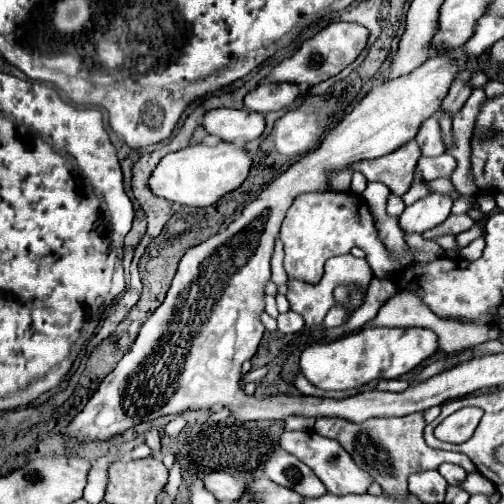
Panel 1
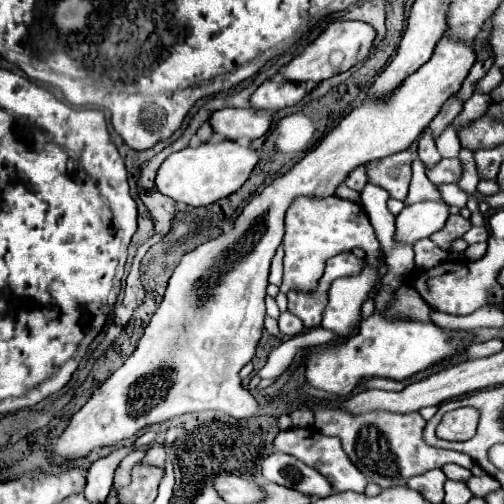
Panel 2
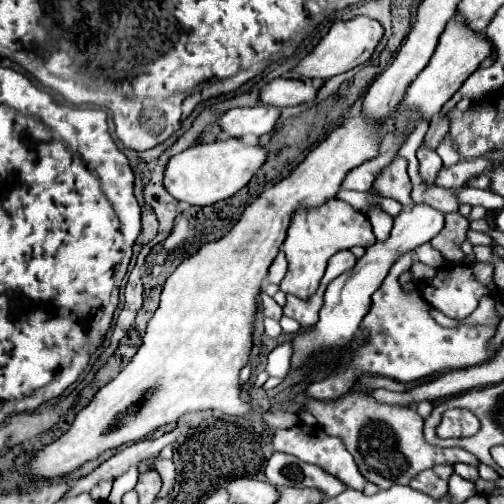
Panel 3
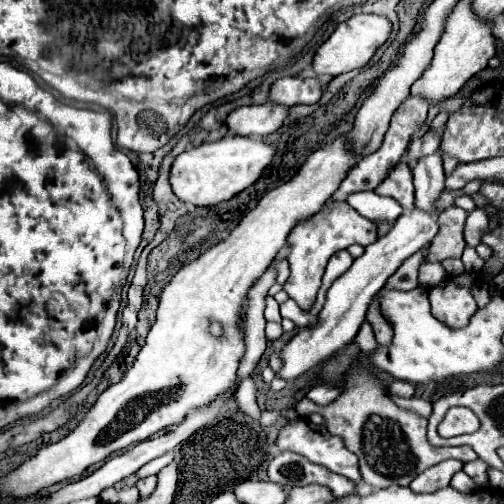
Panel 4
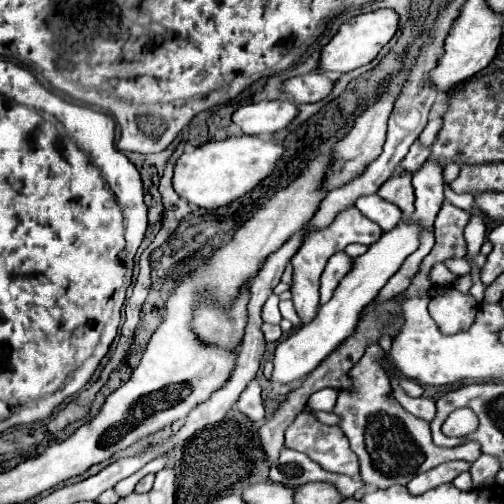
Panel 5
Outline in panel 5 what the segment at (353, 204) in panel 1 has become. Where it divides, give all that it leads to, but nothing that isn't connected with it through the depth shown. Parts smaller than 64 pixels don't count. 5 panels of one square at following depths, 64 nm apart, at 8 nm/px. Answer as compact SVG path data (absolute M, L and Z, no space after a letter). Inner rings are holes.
M346 208L342 210L336 220L328 226L328 228L322 228L322 230L314 230L314 232L308 232L306 240L304 240L304 246L296 252L296 256L292 258L292 266L294 266L294 282L292 282L292 302L294 302L294 308L300 316L300 322L302 324L310 324L314 318L316 318L316 312L320 308L320 296L318 296L318 286L320 286L320 274L328 262L328 258L336 252L342 252L348 244L374 244L378 238L382 236L382 230L372 222L368 220L358 208Z

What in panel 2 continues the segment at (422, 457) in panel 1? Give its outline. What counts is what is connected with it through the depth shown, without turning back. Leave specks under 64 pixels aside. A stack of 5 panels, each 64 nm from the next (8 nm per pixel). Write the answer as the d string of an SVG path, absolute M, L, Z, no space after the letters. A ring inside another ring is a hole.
M316 406L314 408L316 428L326 436L336 436L342 440L344 452L350 460L364 472L364 476L378 484L380 488L392 486L406 486L406 482L416 476L424 474L432 468L442 468L444 464L460 464L464 468L472 468L474 460L468 454L454 452L454 450L438 450L428 446L423 440L425 420L418 412L410 414L392 414L384 410L366 412L360 416L352 416L348 410L330 408L330 406Z

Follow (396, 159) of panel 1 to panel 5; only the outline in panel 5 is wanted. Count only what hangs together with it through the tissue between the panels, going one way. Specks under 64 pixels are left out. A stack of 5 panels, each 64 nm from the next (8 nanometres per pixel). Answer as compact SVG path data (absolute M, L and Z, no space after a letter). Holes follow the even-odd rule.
M400 172L394 178L386 180L382 188L378 190L380 198L396 204L404 216L410 216L414 210L414 188L412 188L412 176L408 172Z

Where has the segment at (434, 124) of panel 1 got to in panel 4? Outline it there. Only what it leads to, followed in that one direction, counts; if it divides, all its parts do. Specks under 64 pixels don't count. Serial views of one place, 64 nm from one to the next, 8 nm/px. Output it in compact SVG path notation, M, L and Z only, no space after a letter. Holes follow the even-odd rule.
M430 154L422 158L414 166L414 188L416 188L416 208L424 212L438 212L436 200L444 192L444 170L442 170L442 158L438 154Z

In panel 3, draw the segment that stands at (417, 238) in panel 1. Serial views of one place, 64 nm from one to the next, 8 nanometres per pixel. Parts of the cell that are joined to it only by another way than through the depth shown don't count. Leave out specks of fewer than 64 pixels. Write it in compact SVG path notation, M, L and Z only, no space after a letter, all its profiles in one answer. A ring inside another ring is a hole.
M430 242L419 246L415 250L418 261L426 264L428 266L432 266L434 268L442 267L445 262L444 258L441 254L432 248Z

